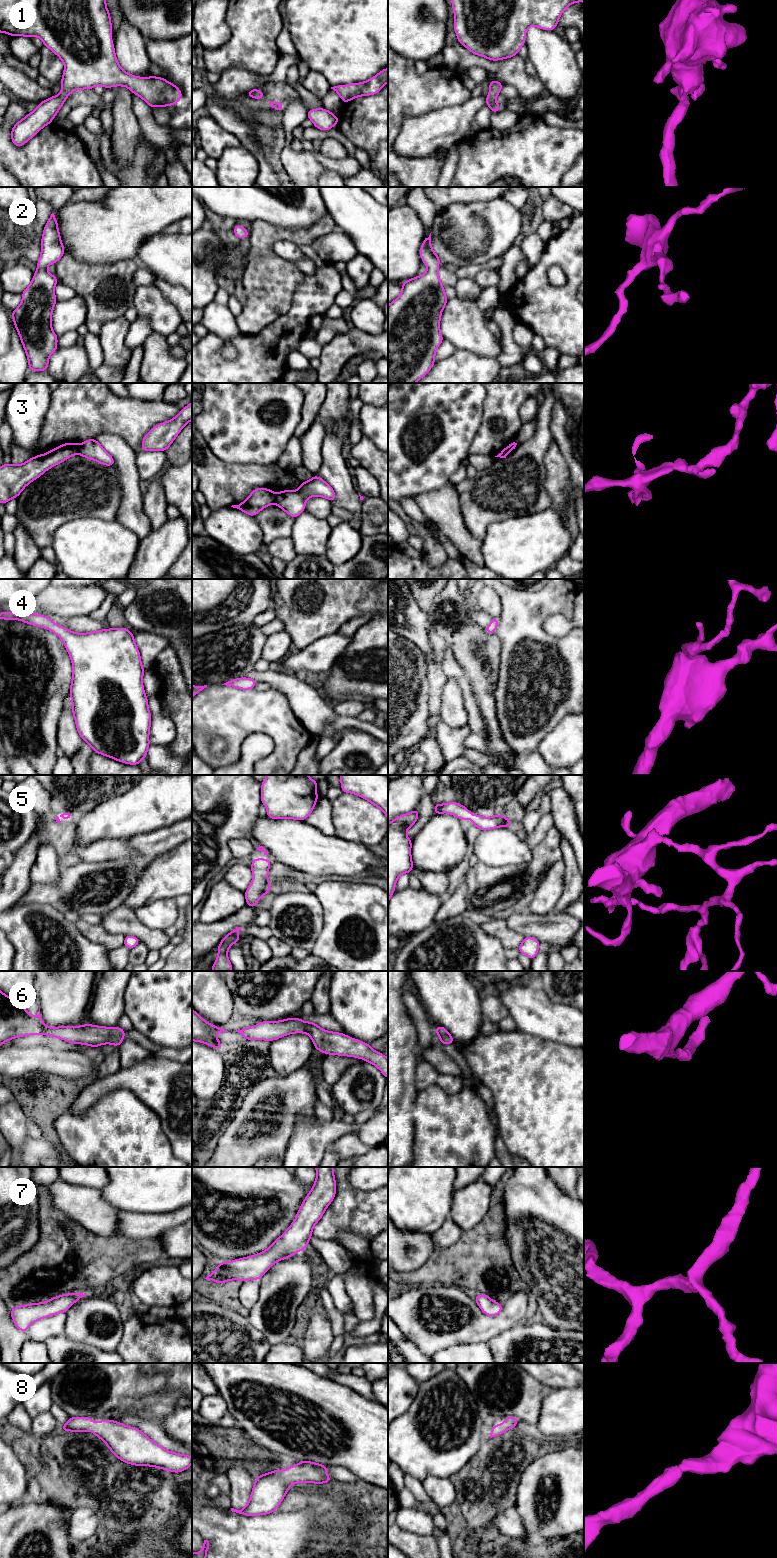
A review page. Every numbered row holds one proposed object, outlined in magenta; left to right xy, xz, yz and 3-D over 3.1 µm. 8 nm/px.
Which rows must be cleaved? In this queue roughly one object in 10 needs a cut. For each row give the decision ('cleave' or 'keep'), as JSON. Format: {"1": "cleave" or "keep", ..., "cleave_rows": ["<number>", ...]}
{"1": "keep", "2": "keep", "3": "cleave", "4": "keep", "5": "keep", "6": "keep", "7": "keep", "8": "keep", "cleave_rows": ["3"]}

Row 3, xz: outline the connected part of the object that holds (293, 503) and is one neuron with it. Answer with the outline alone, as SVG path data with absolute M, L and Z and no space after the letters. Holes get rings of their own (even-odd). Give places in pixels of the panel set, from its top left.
M315 474L311 480L302 482L297 490L278 492L275 504L289 516L296 518L305 511L306 500L313 496L321 496L331 502L336 498L334 489Z

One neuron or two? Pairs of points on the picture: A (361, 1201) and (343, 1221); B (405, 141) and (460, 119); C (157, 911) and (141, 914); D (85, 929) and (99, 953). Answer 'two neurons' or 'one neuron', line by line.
A: one neuron
B: one neuron
C: one neuron
D: two neurons

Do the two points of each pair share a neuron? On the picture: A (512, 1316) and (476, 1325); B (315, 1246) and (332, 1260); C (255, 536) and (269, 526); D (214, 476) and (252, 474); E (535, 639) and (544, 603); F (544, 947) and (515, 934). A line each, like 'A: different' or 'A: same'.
A: same
B: same
C: different
D: same
E: same
F: different

